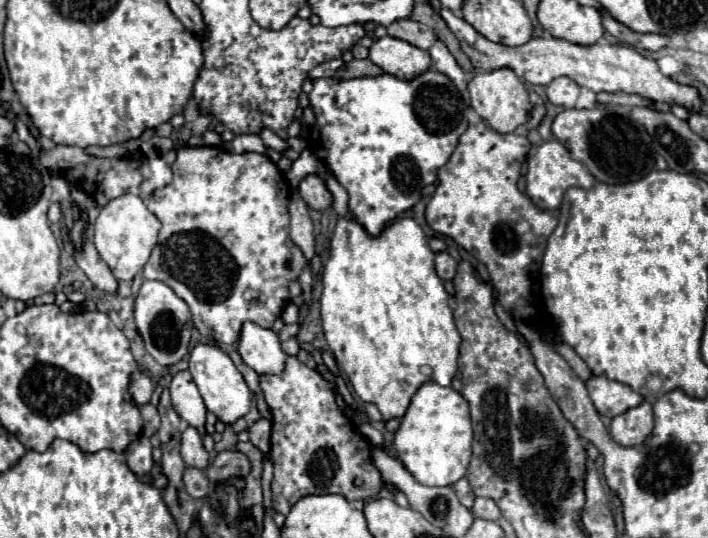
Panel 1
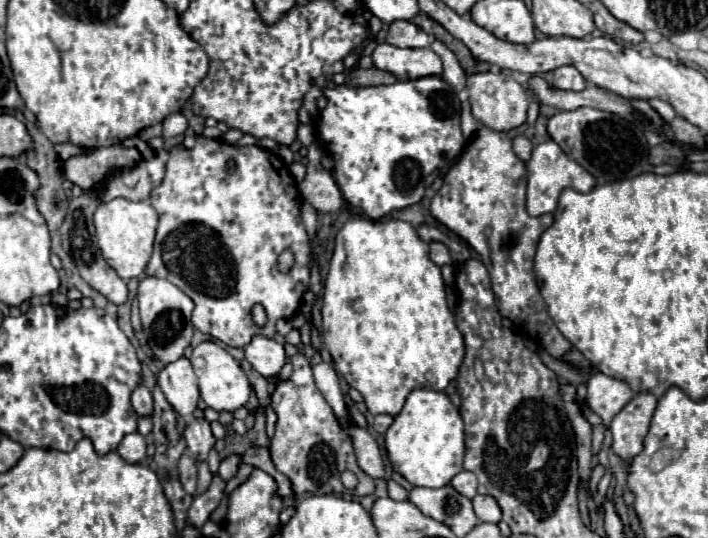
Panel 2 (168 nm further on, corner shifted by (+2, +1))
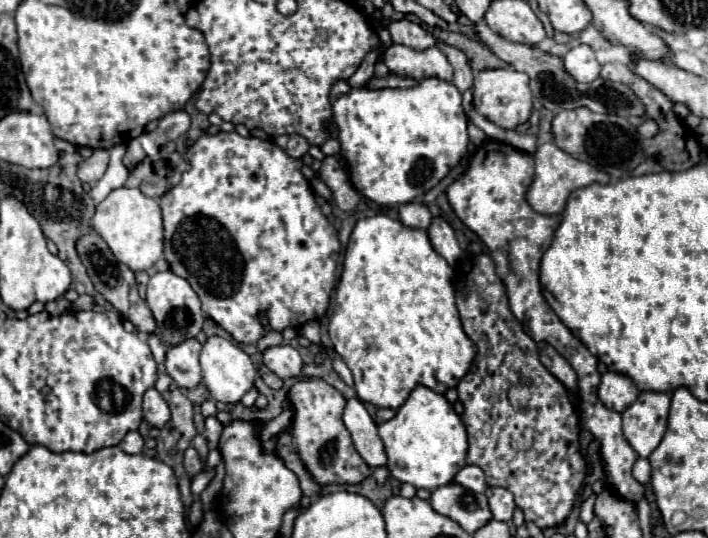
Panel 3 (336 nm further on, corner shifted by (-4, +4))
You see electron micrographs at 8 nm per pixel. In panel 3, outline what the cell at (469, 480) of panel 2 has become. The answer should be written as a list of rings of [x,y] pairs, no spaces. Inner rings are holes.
[[[465,465],[457,475],[455,475],[455,483],[467,487],[469,491],[475,493],[485,493],[487,483],[485,483],[485,473],[477,467],[477,465]]]

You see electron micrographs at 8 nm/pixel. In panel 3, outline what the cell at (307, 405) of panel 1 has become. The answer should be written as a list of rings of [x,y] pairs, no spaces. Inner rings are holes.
[[[321,377],[299,379],[287,393],[287,399],[293,405],[293,425],[291,435],[297,443],[297,455],[305,463],[307,471],[319,485],[357,485],[371,475],[371,467],[361,459],[353,447],[351,435],[343,425],[343,407],[345,397]]]

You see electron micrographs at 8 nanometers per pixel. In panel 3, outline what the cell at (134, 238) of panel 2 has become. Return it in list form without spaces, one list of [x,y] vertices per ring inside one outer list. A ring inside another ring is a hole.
[[[117,189],[97,205],[93,215],[93,229],[105,239],[115,259],[131,271],[147,271],[163,253],[163,221],[159,201],[145,197],[139,189]]]

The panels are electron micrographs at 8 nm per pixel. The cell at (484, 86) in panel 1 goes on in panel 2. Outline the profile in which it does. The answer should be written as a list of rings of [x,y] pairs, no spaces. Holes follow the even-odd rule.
[[[503,72],[471,74],[467,78],[467,88],[469,88],[471,112],[483,126],[497,130],[497,132],[507,132],[511,128],[521,126],[527,120],[527,106],[529,106],[527,92],[511,74],[503,74]]]

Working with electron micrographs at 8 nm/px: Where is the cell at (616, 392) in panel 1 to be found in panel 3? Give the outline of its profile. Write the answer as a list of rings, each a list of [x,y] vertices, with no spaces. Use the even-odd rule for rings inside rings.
[[[607,371],[601,377],[601,383],[597,387],[597,397],[607,409],[613,409],[617,413],[623,413],[639,395],[639,389],[635,383],[621,373]]]

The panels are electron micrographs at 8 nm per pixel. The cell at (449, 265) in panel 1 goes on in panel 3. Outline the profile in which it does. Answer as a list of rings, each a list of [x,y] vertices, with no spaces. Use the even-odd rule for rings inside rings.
[[[437,217],[437,219],[433,219],[433,223],[427,229],[427,233],[429,233],[429,239],[431,239],[433,249],[441,257],[445,257],[445,261],[449,265],[455,267],[459,263],[459,259],[461,259],[461,247],[457,243],[457,237],[455,237],[451,225],[447,221],[443,221],[441,217]]]

